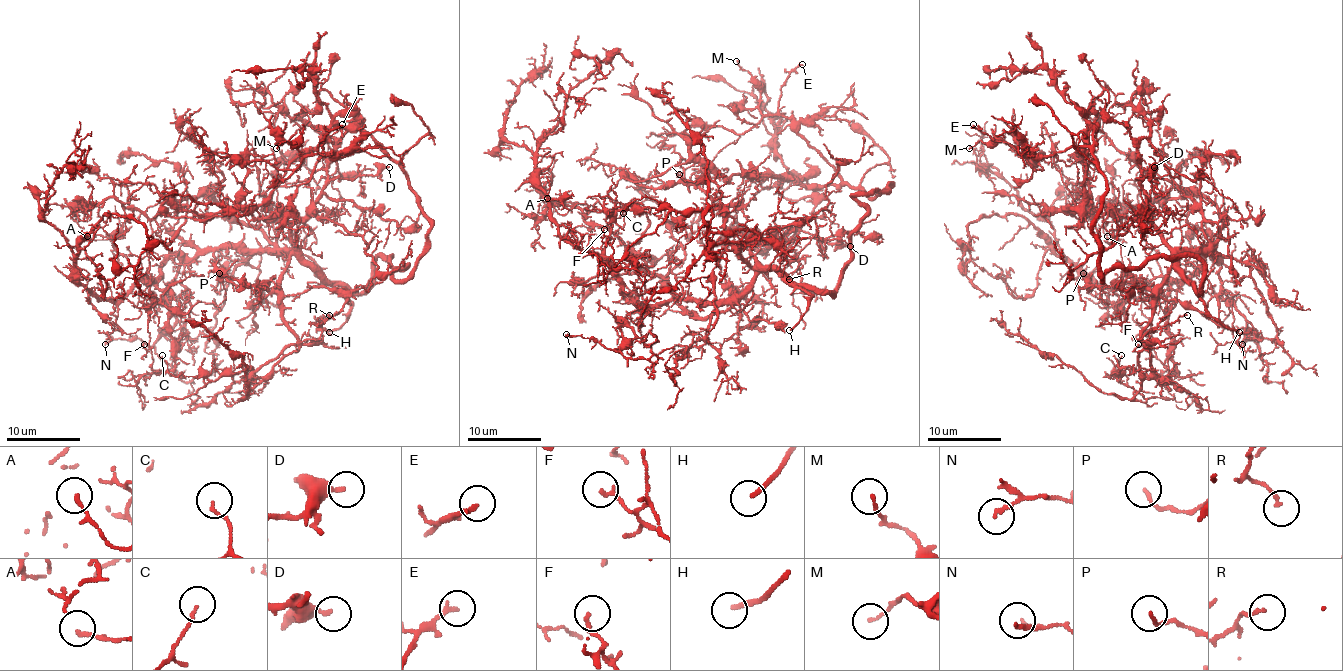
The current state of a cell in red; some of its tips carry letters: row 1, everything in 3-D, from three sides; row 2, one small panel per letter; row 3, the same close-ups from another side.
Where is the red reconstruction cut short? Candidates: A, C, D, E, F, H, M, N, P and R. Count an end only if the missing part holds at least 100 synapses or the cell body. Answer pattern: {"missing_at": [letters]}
{"missing_at": ["H"]}

